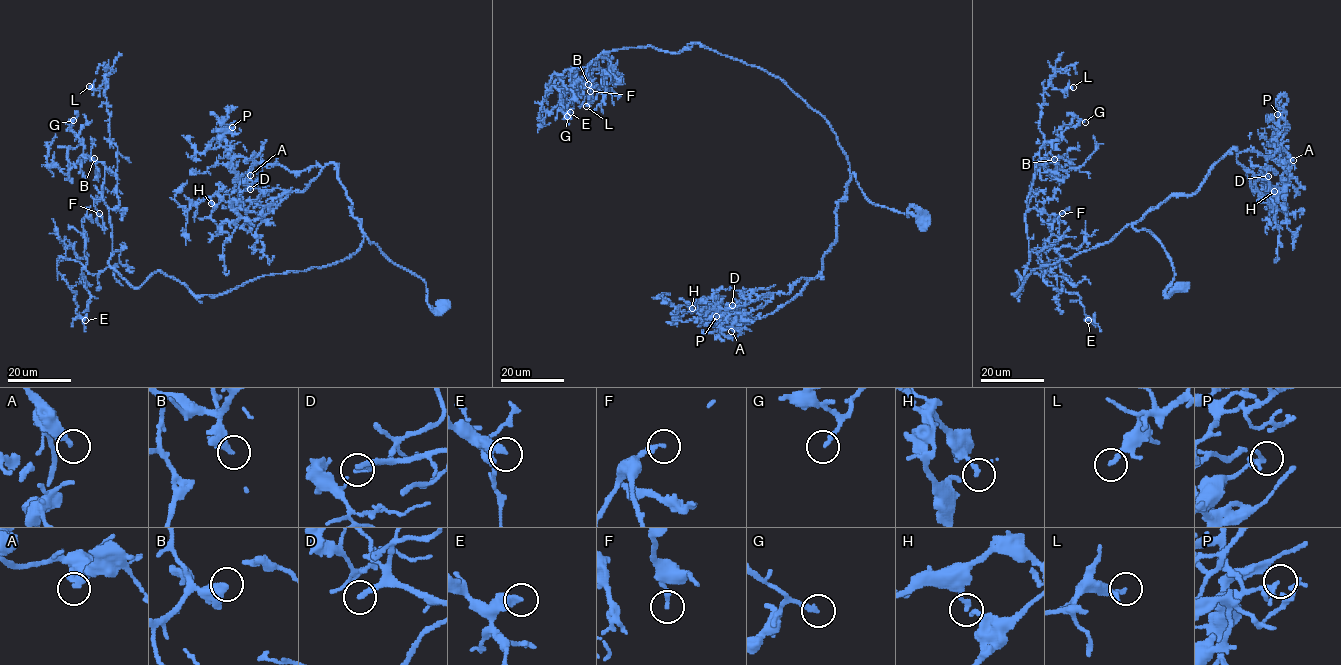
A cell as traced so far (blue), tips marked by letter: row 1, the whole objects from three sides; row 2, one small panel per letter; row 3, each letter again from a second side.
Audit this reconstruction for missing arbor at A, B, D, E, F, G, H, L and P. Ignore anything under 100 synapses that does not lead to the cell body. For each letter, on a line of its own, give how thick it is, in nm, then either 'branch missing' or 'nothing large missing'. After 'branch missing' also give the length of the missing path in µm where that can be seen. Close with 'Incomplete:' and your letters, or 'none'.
A: 360 nm thick; nothing large missing
B: 360 nm thick; nothing large missing
D: 240 nm thick; branch missing; about 40 µm are missing
E: 300 nm thick; nothing large missing
F: 190 nm thick; nothing large missing
G: 190 nm thick; nothing large missing
H: 130 nm thick; nothing large missing
L: 170 nm thick; nothing large missing
P: 130 nm thick; nothing large missing
Incomplete: D

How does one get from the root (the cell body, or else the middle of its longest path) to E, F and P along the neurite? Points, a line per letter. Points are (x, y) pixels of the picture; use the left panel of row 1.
E: (443, 306), (365, 235), (344, 260), (199, 297), (159, 271), (133, 287), (59, 256), (85, 320)
F: (443, 306), (365, 235), (344, 260), (217, 295), (159, 271), (133, 287), (108, 263), (102, 193), (99, 213)
P: (443, 306), (434, 312), (426, 284), (370, 242), (335, 164), (291, 172), (235, 156), (223, 137), (232, 127)

